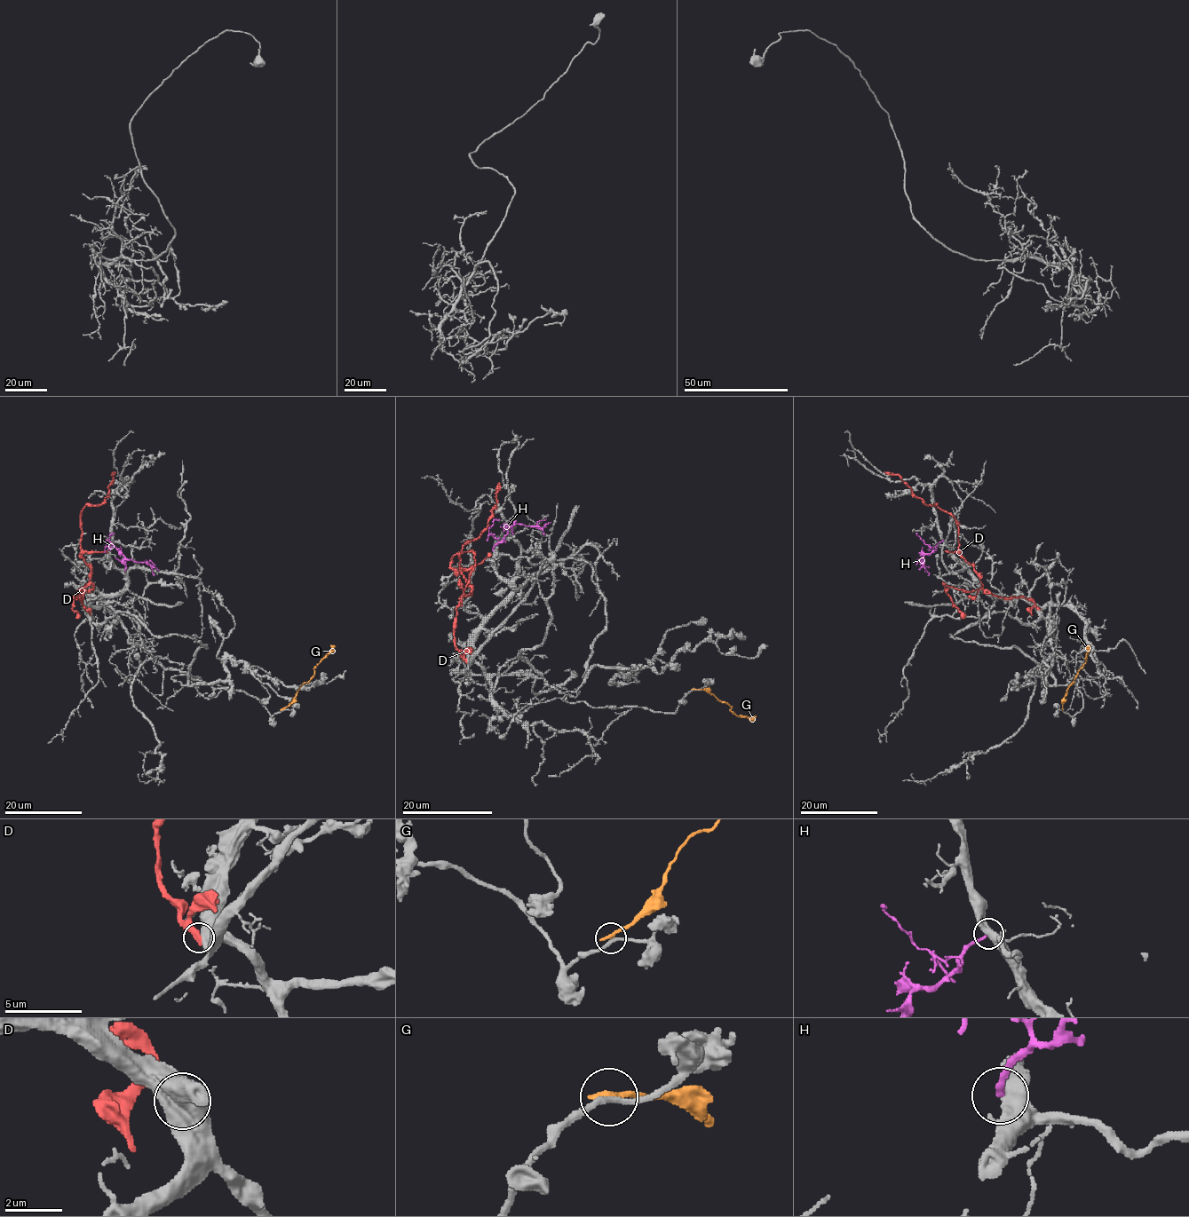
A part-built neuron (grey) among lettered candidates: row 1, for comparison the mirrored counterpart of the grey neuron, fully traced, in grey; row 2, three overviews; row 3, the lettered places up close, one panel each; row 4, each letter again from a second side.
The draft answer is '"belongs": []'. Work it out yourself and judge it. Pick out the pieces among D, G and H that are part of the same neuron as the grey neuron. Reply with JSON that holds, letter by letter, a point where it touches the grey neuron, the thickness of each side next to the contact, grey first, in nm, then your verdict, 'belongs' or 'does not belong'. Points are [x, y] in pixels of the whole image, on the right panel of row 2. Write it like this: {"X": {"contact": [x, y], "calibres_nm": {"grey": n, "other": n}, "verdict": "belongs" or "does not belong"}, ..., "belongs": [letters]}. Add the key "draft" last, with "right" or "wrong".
{"D": {"contact": [1038, 609], "calibres_nm": {"grey": 750, "other": 460}, "verdict": "does not belong"}, "G": {"contact": [1063, 709], "calibres_nm": {"grey": 200, "other": 240}, "verdict": "does not belong"}, "H": {"contact": [943, 541], "calibres_nm": {"grey": 550, "other": 200}, "verdict": "does not belong"}, "belongs": [], "draft": "right"}

